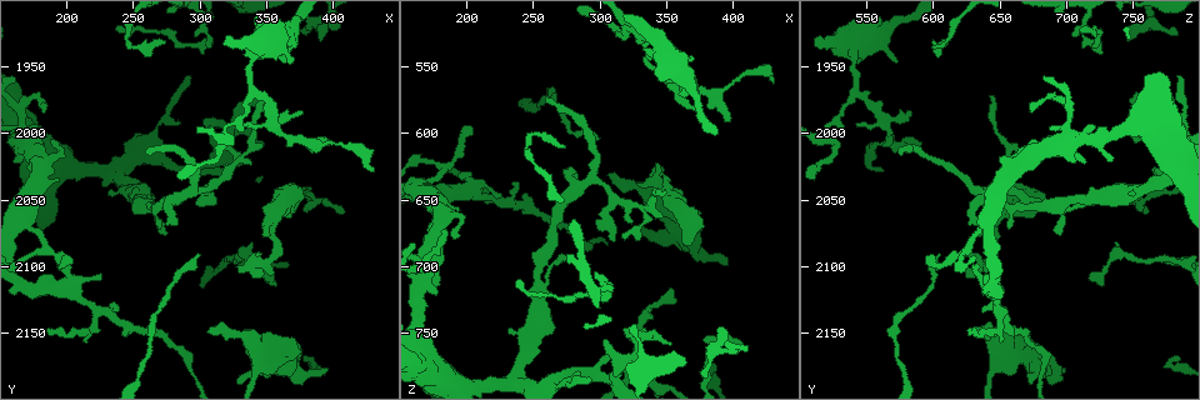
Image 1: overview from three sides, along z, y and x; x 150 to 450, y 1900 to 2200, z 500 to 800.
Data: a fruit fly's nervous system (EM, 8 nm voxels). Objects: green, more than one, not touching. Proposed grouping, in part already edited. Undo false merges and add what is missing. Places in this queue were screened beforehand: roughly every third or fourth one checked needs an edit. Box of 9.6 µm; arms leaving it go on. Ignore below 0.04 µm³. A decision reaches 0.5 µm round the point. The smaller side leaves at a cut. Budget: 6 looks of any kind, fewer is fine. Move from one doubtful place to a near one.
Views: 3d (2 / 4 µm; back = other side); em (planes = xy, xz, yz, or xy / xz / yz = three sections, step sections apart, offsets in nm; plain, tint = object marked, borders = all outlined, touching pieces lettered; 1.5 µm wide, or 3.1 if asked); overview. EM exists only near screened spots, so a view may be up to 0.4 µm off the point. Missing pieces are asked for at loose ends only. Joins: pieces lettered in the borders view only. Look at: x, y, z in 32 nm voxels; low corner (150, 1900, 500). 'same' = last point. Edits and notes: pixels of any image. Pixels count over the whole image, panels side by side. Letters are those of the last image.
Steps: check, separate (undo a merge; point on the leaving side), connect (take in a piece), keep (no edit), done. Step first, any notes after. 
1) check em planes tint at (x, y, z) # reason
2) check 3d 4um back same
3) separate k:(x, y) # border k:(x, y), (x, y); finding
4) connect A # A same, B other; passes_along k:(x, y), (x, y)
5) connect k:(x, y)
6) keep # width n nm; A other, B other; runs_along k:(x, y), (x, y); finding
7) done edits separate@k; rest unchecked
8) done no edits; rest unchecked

check em planes borders at (382, 2014, 582) # an open end

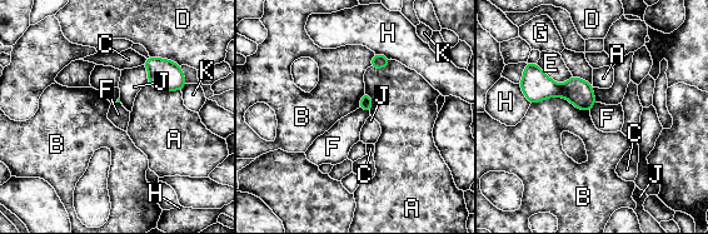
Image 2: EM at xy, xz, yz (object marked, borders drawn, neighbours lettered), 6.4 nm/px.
keep # longest_contact B 380 nm; A other, B other, C other, D other, E other, F other, G other, H other, J other, K other; none of them fits

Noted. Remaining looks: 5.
check em planes borders at (362, 2048, 682) # an open end

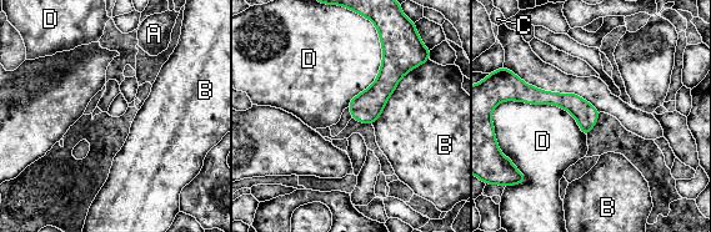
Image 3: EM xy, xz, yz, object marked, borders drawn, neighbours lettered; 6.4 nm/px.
keep # A other, B other, C other, D other; no lettered piece goes on from it

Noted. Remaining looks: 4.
check em planes plain at (398, 2178, 698) # free end

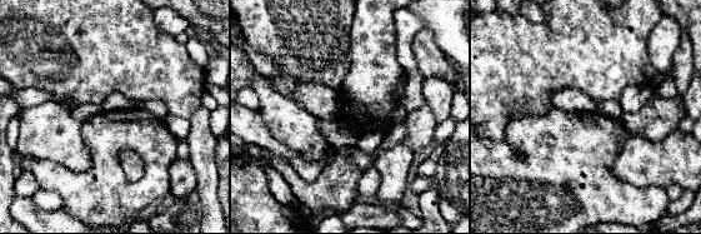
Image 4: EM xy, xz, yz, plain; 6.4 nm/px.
check em planes borders same # see the neighbours

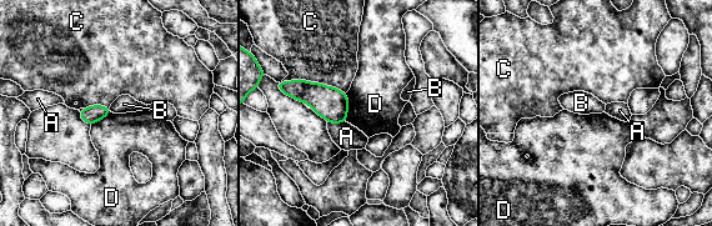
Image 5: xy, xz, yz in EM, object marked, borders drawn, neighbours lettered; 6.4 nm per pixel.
keep # A other, B other, C other, D other; border 5:(345, 93), (347, 99), (346, 121); no lettered piece goes on from it

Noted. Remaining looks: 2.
done no edits; rest unchecked

